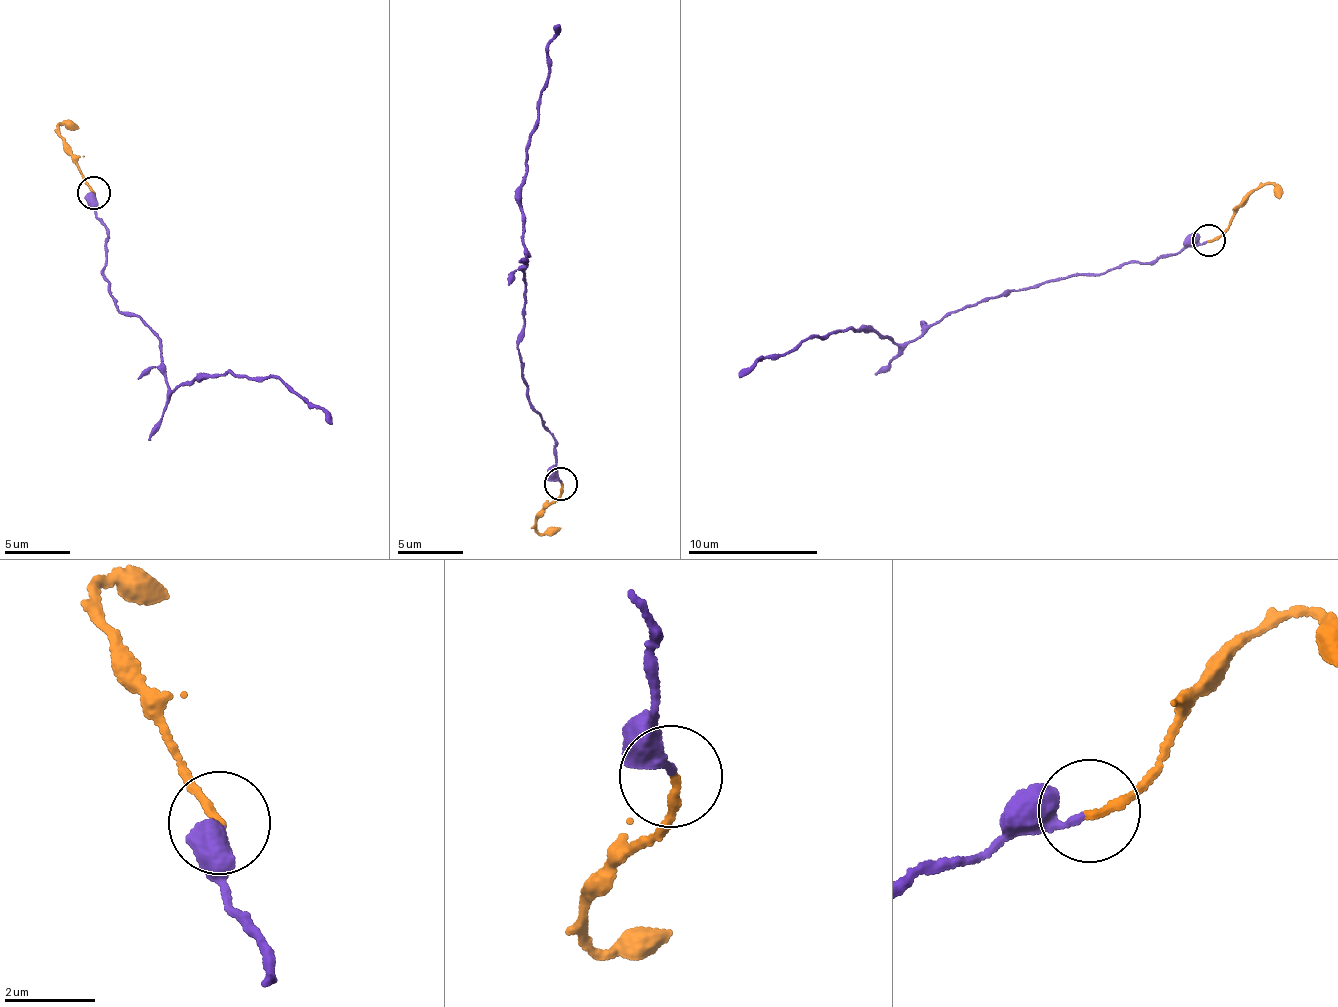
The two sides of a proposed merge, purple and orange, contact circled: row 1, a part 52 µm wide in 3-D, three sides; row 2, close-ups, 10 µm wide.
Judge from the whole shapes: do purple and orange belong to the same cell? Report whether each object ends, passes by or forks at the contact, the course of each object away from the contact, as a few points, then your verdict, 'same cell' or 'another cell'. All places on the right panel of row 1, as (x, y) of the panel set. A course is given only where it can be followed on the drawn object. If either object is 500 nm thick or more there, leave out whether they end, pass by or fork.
purple ends | orange ends | purple via (1208, 241), (1001, 293), (904, 342), (852, 328), (817, 336), (755, 360), (740, 377) | orange via (1208, 241), (1222, 235), (1261, 187), (1275, 186), (1281, 190), (1279, 200) | same cell

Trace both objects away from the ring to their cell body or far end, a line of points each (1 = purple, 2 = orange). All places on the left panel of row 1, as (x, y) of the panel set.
1: (95, 193), (109, 232), (103, 272), (111, 297), (161, 339), (167, 389), (227, 371), (270, 377), (332, 423)
2: (95, 193), (57, 133), (60, 125), (71, 122), (80, 129)

